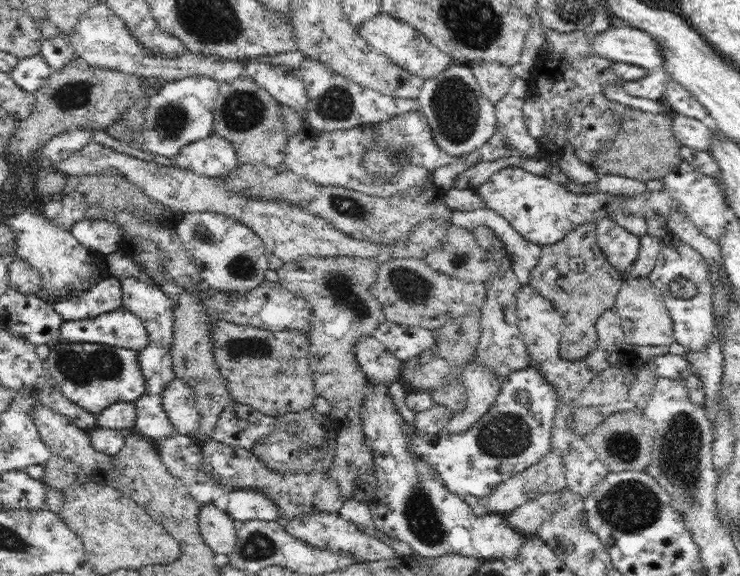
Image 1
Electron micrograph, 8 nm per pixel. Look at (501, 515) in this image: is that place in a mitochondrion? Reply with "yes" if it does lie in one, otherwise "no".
no

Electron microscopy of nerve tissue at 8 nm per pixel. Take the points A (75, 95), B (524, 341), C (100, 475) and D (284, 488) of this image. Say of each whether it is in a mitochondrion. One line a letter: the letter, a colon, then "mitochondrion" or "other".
A: mitochondrion
B: other
C: other
D: other

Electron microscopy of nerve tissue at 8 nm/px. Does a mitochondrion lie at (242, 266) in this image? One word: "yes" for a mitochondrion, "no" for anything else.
yes

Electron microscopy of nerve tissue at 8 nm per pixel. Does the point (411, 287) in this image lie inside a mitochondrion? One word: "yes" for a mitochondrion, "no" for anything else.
yes

